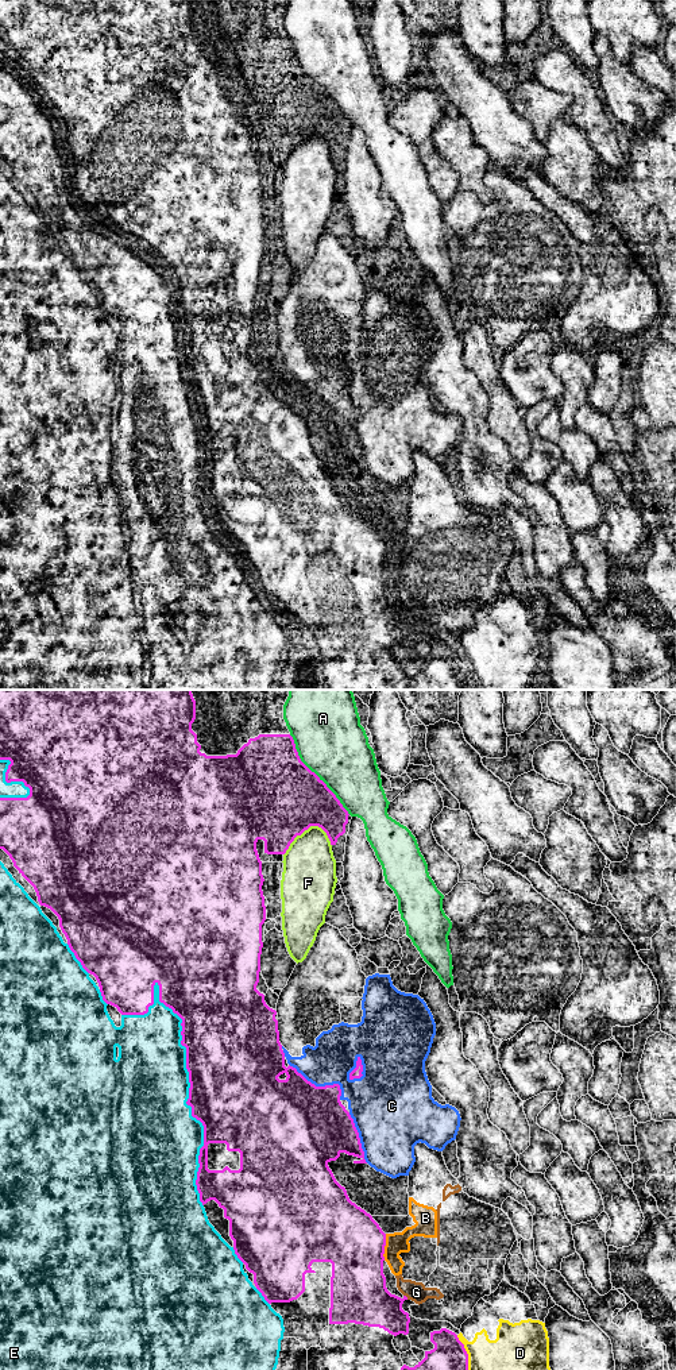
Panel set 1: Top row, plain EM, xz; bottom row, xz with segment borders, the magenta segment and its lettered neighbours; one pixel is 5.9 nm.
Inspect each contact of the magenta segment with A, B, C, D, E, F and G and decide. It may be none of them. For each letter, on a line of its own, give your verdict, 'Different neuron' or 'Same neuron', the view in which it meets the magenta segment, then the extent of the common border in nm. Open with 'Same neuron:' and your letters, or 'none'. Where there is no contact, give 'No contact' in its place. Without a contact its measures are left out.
Same neuron: none
A: Different neuron. Touches magenta in xz. Shared border 600 nm
B: Different neuron. Touches magenta in xz. Shared border 160 nm
C: Different neuron. Touches magenta in xz. Shared border 380 nm
D: Different neuron. Touches magenta in xz. Shared border 220 nm
E: Different neuron. Touches magenta in xz. Shared border 1350 nm
F: Different neuron. Touches magenta in xz. Shared border 300 nm
G: Different neuron. Touches magenta in xz. Shared border 40 nm

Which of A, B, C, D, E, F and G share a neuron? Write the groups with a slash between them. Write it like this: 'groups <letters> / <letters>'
groups A / B G / C / D / E / F

